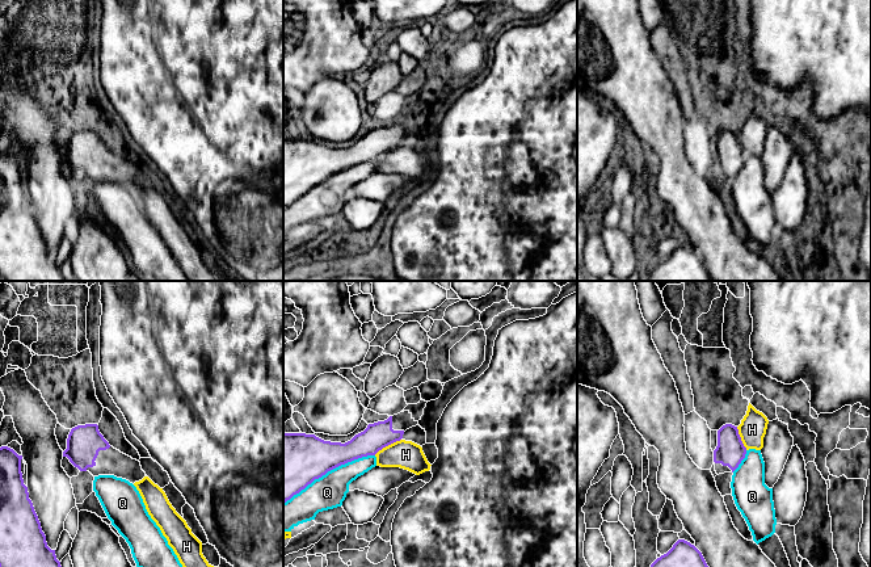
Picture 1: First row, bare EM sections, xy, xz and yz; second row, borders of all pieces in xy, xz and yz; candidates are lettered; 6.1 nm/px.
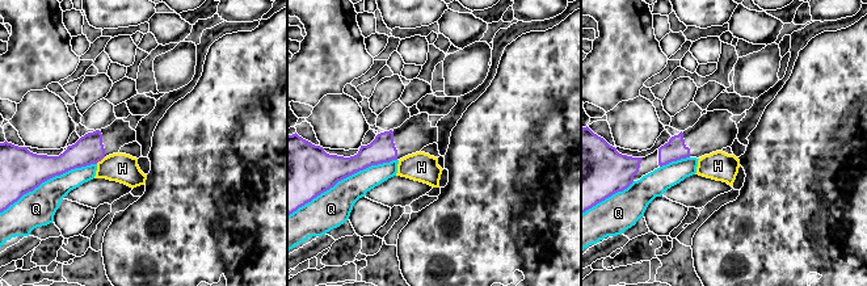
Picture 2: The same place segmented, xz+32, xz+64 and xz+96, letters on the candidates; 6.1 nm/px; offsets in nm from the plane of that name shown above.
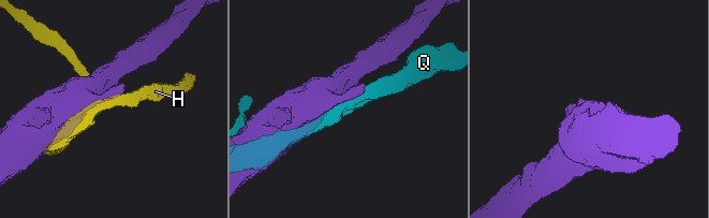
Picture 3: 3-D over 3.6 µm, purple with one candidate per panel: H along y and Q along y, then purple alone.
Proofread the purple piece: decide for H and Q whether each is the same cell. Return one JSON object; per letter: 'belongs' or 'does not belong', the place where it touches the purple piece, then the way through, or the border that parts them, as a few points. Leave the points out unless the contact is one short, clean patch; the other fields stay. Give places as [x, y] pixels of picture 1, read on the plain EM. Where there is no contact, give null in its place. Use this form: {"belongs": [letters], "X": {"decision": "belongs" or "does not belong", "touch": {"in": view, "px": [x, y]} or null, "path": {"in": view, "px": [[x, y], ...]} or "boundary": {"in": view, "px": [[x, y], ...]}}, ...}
{"belongs": [], "H": {"decision": "does not belong", "touch": {"in": "xz", "px": [387, 151]}}, "Q": {"decision": "does not belong", "touch": {"in": "xz", "px": [328, 176]}}}

